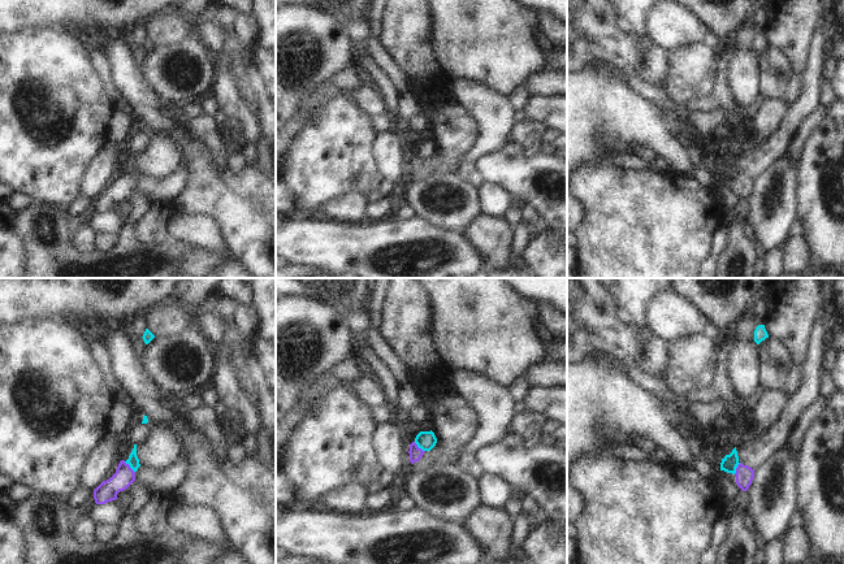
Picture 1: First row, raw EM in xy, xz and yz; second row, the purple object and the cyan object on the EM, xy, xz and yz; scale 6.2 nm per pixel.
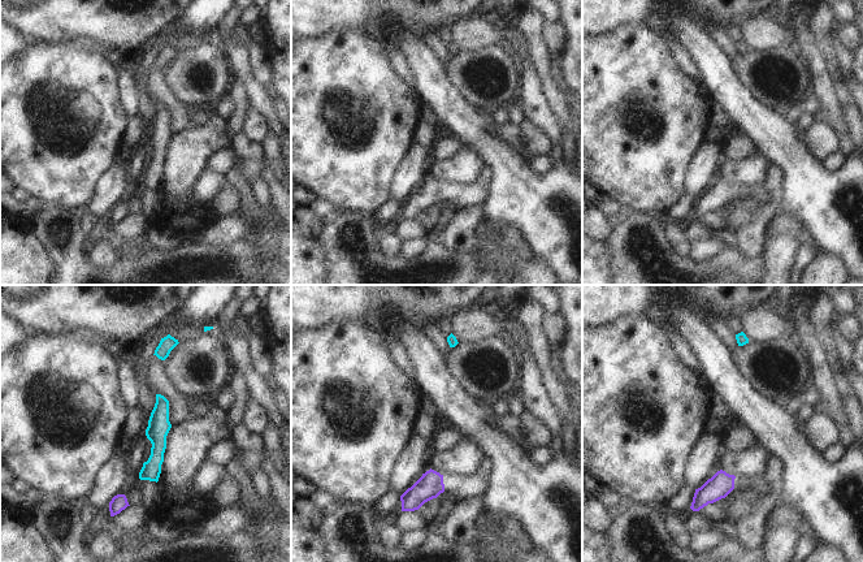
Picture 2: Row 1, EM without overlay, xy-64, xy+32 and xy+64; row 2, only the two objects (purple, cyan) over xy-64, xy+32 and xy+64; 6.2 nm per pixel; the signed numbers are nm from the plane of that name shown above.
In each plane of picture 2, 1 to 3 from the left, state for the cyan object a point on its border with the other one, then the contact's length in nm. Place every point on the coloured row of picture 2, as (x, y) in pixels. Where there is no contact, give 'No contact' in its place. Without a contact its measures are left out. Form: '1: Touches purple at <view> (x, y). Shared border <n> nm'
1: No contact
2: No contact
3: No contact.

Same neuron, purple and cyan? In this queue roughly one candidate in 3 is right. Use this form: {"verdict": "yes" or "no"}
{"verdict": "no"}

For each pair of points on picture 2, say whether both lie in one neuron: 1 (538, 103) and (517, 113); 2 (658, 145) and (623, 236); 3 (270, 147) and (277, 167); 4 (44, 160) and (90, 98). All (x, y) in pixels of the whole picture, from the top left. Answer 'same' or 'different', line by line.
1: different
2: different
3: same
4: same

